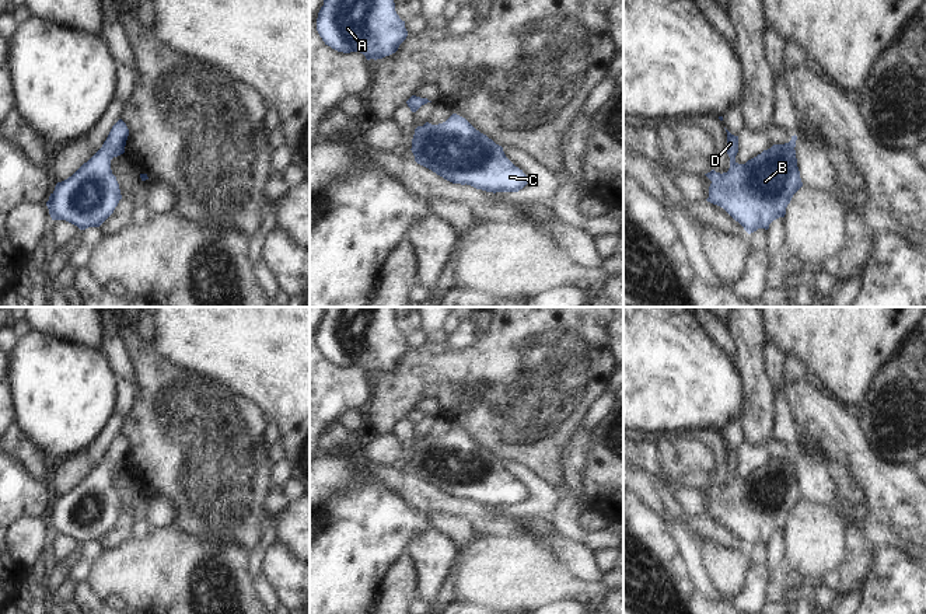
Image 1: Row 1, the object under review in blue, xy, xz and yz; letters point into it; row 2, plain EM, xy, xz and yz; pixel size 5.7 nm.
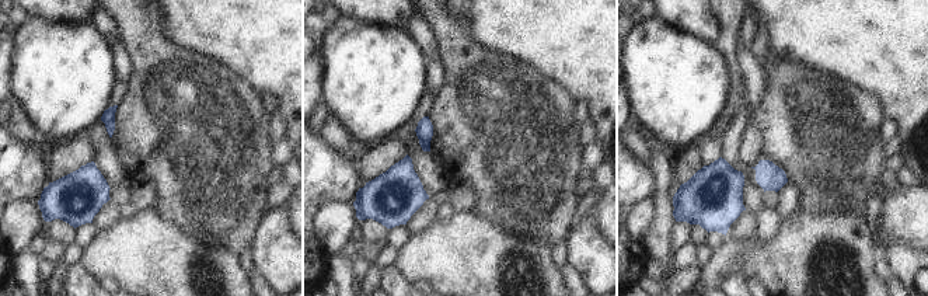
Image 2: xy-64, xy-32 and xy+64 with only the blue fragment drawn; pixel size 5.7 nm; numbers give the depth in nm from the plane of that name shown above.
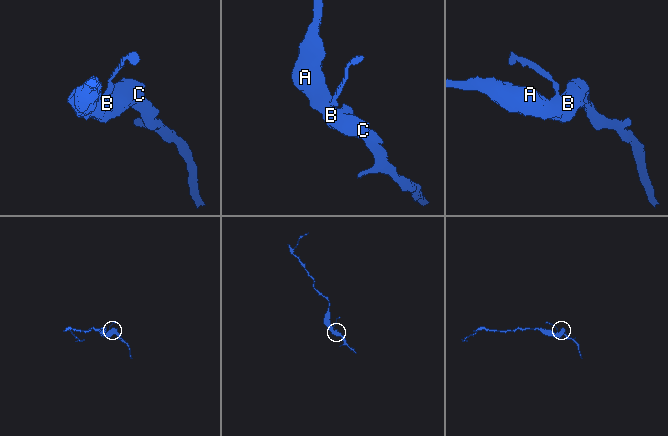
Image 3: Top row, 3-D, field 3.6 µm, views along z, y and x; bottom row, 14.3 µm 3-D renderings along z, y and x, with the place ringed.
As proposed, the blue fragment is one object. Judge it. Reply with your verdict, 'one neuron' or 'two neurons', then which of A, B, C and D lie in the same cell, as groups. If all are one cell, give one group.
one neuron; groups A B C D

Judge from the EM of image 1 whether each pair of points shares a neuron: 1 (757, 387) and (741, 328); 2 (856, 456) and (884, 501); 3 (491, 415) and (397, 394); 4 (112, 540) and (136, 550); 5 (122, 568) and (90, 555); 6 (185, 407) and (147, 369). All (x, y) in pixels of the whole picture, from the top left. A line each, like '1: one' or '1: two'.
1: one
2: one
3: one
4: two
5: two
6: one

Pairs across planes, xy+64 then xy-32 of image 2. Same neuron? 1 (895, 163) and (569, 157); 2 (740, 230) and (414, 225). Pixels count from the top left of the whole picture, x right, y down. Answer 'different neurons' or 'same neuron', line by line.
1: different neurons
2: same neuron

